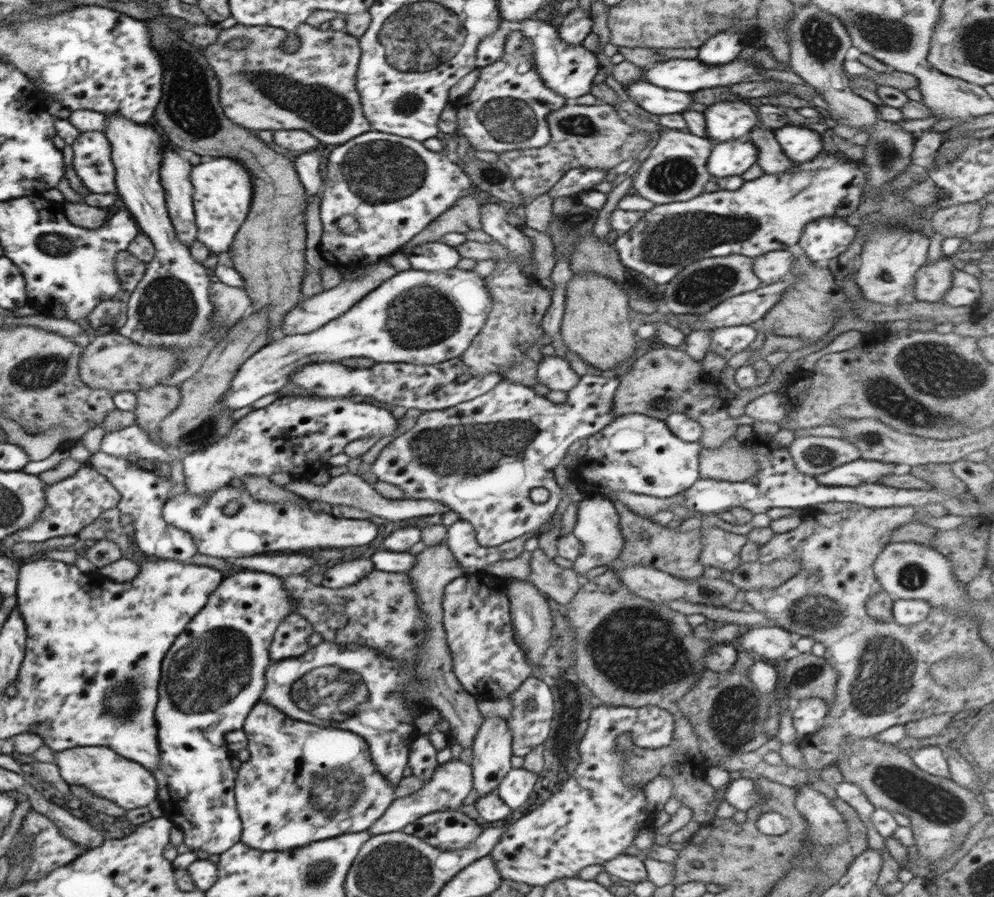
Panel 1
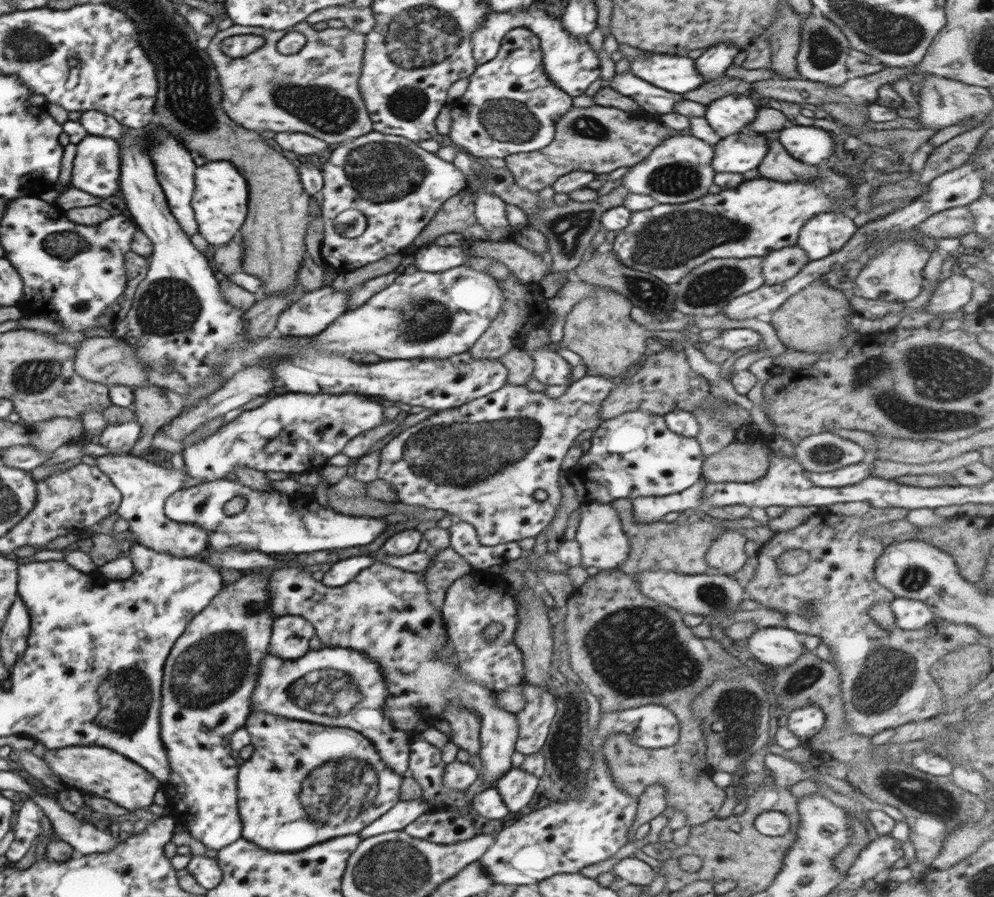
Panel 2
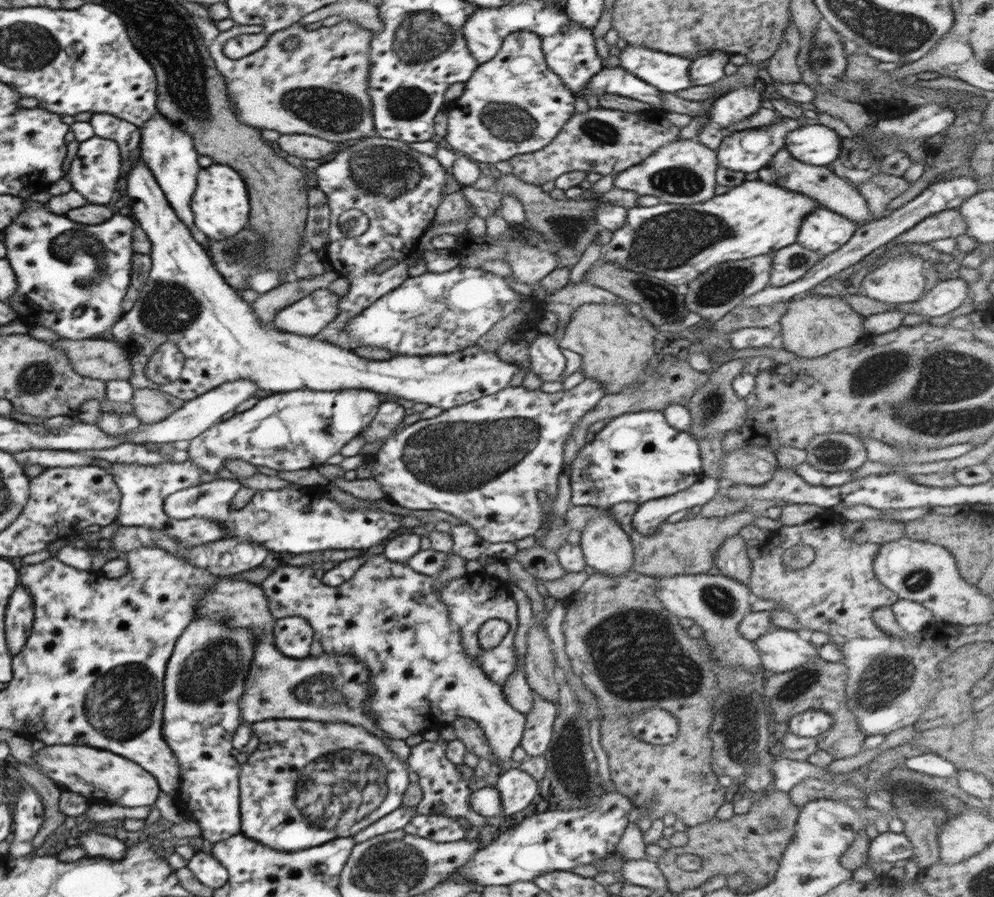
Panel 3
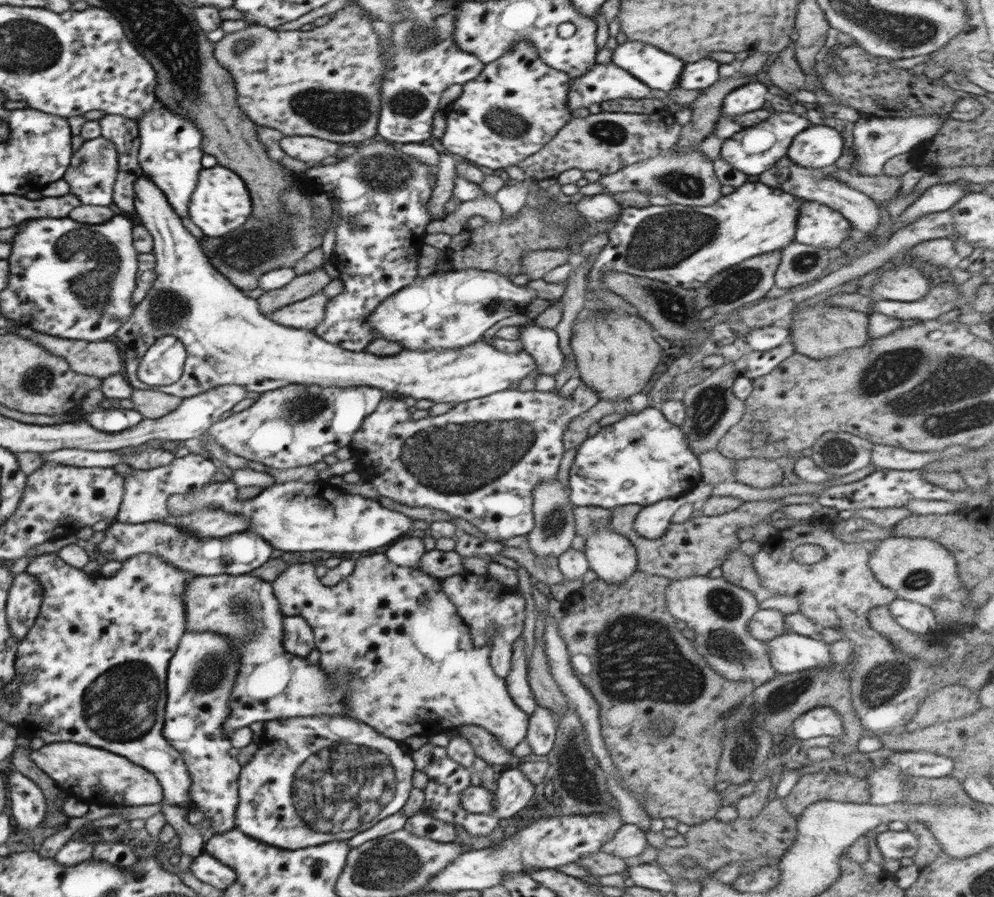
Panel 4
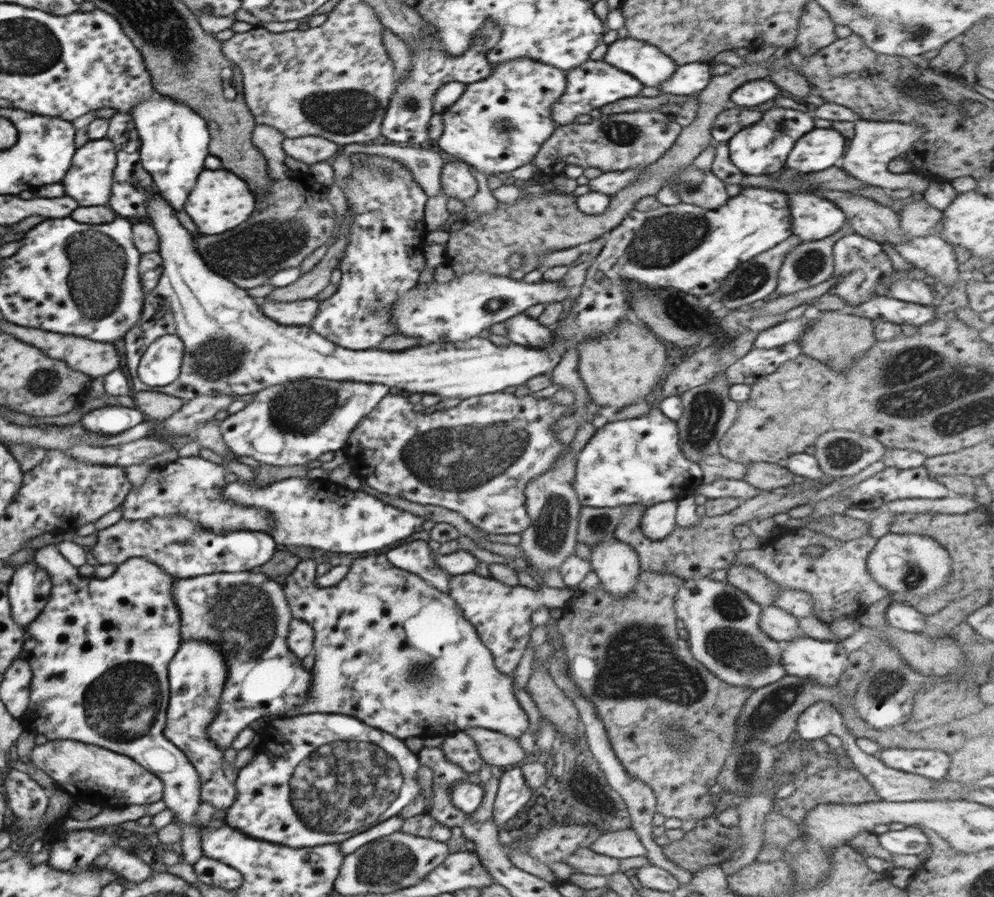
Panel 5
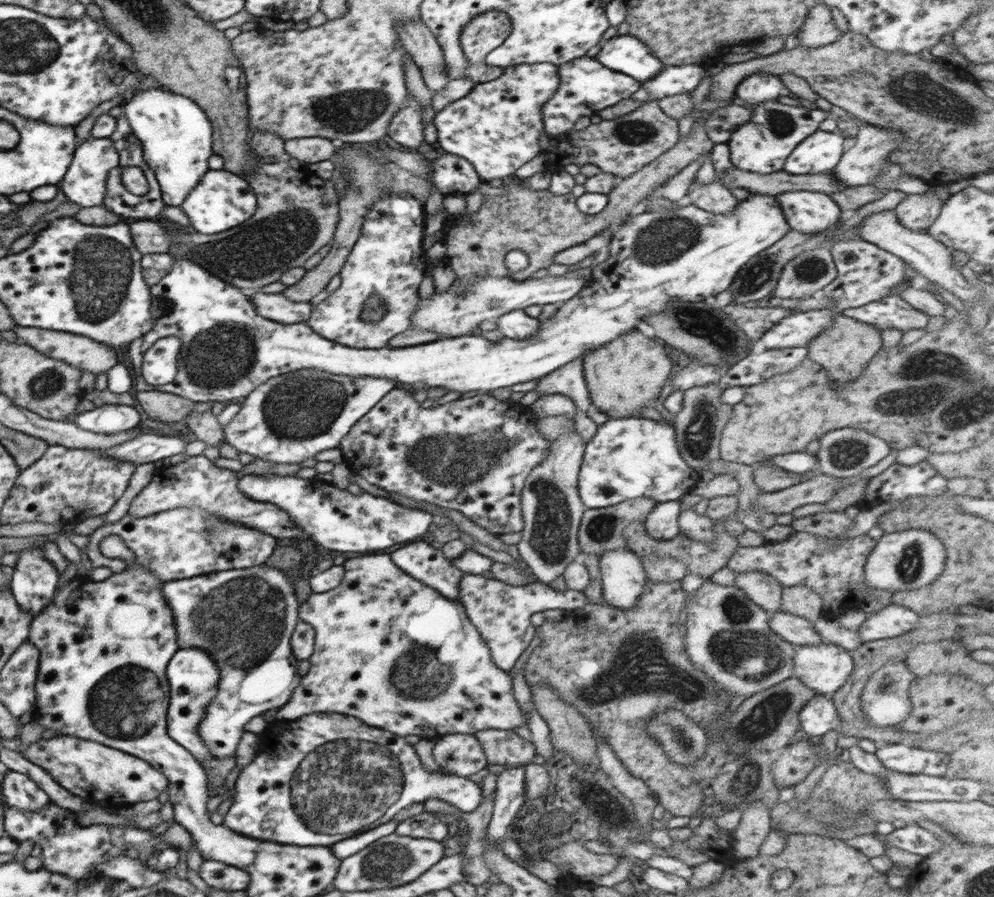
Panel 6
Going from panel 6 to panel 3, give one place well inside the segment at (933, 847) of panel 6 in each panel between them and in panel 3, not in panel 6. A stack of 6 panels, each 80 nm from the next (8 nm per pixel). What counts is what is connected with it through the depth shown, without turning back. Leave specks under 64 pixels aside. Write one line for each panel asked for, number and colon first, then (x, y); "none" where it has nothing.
3: (888, 847)
4: (904, 844)
5: (912, 840)

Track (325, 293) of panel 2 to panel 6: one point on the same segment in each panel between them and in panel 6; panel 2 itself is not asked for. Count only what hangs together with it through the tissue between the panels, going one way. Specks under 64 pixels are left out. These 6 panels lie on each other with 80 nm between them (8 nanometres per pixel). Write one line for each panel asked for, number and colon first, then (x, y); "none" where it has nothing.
3: (308, 316)
4: (306, 313)
5: (296, 313)
6: (276, 307)

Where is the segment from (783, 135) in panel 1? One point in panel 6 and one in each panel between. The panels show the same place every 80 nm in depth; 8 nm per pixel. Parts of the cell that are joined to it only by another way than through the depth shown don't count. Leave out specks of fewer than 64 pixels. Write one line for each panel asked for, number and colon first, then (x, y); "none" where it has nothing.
2: (813, 145)
3: (813, 144)
4: (819, 146)
5: (821, 148)
6: (820, 152)

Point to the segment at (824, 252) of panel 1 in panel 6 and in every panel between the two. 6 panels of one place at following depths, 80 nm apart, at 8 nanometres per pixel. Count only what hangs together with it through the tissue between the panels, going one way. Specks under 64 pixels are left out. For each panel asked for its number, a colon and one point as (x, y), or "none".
2: (826, 234)
3: (823, 231)
4: (818, 225)
5: (813, 218)
6: (808, 212)

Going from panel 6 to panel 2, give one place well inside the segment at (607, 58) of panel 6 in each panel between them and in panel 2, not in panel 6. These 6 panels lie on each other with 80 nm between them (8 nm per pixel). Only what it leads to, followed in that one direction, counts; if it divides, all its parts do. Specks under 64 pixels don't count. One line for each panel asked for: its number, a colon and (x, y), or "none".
2: (678, 74)
3: (668, 73)
4: (657, 69)
5: (648, 64)

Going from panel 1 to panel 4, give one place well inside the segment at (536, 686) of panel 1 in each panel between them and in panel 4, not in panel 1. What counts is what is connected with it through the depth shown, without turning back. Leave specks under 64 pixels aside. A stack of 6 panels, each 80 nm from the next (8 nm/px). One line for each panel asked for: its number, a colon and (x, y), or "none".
2: (534, 720)
3: (540, 720)
4: (541, 734)

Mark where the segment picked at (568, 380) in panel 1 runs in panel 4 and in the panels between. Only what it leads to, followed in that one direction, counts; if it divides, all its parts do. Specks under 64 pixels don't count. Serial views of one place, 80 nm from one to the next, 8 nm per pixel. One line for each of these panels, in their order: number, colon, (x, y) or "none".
2: (551, 369)
3: (546, 358)
4: (542, 344)

